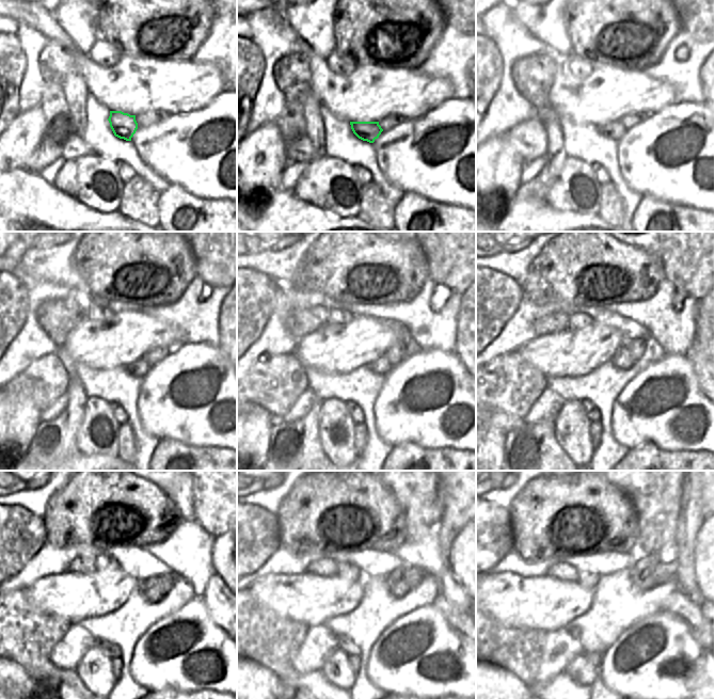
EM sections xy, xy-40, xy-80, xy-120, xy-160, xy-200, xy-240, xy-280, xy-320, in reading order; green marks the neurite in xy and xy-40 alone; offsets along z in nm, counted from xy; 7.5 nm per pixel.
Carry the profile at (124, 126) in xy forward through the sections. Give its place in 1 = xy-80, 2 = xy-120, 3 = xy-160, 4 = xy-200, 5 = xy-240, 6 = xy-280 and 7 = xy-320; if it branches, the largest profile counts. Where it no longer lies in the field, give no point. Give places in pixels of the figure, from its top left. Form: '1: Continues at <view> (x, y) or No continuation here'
1: Continues at xy-80 (615, 130)
2: Continues at xy-120 (139, 368)
3: Continues at xy-160 (381, 365)
4: Continues at xy-200 (623, 359)
5: Continues at xy-240 (153, 589)
6: Continues at xy-280 (403, 578)
7: Continues at xy-320 (649, 572)

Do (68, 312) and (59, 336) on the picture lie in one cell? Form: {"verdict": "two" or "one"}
{"verdict": "one"}

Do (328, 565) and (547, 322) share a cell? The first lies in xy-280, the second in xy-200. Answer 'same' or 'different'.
same

